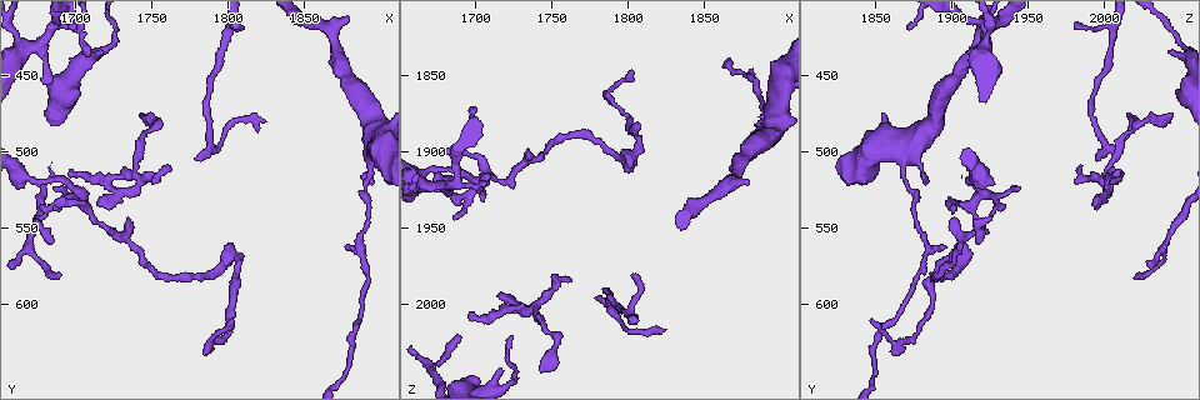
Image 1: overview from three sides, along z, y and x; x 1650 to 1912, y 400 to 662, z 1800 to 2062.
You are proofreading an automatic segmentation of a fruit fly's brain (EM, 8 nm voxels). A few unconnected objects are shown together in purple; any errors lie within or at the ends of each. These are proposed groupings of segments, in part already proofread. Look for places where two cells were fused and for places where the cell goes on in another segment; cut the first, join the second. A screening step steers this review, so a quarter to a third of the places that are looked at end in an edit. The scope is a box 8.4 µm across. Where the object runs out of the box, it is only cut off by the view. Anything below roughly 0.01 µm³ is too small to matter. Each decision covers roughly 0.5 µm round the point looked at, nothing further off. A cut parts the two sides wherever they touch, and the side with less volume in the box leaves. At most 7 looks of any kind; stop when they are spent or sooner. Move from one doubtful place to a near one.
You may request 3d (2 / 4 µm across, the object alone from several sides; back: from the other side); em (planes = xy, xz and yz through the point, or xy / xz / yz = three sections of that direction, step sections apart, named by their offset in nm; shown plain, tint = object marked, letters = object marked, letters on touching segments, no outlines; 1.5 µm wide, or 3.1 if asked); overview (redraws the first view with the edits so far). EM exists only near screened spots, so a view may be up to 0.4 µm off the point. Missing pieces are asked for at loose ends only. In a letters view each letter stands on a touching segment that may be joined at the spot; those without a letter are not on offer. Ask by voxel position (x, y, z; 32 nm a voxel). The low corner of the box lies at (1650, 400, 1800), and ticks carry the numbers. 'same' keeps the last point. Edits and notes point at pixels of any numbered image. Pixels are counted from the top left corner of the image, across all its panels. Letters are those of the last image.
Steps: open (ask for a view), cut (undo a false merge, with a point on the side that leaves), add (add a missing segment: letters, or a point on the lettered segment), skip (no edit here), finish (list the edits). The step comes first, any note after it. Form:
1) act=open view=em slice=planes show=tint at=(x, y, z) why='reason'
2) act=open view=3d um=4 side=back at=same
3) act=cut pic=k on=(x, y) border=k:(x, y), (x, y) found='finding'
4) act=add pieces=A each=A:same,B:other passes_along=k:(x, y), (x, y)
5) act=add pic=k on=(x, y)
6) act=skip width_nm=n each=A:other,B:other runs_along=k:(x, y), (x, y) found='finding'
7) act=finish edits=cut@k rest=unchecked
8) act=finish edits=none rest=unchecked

act=open view=3d um=4 at=(1740, 476, 2042) why='thin end'

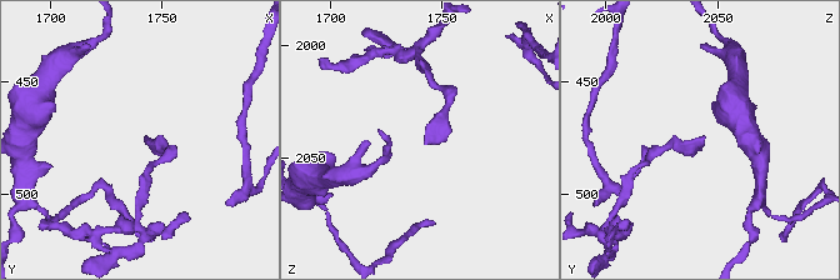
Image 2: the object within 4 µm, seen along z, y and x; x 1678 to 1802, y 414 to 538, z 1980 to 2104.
act=open view=em slice=yz step=8 show=tint at=(1742, 475, 2044) why='shape alone is not enough'

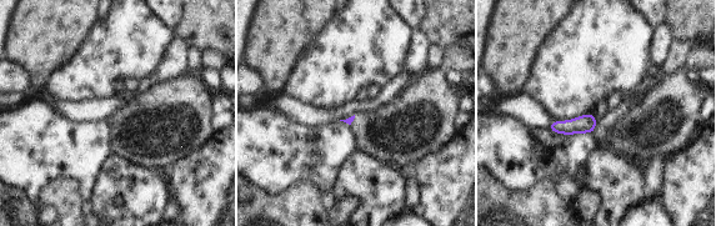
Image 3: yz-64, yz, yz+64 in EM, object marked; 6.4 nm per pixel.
act=open view=em slice=planes show=letters at=same

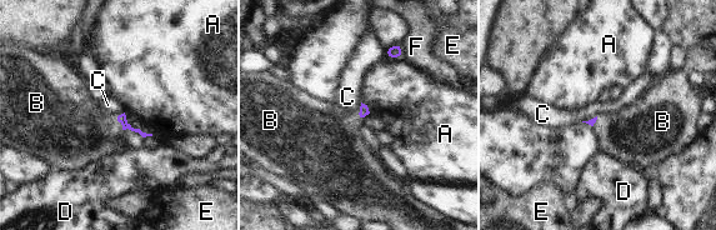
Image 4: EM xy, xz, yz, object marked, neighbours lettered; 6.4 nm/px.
act=add pieces=B each=A:other,B:same,C:other,D:other,E:other,F:other passes_along=4:(121, 118), (121, 124), (84, 134) found='the cell continues'

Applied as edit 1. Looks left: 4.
act=open view=overview

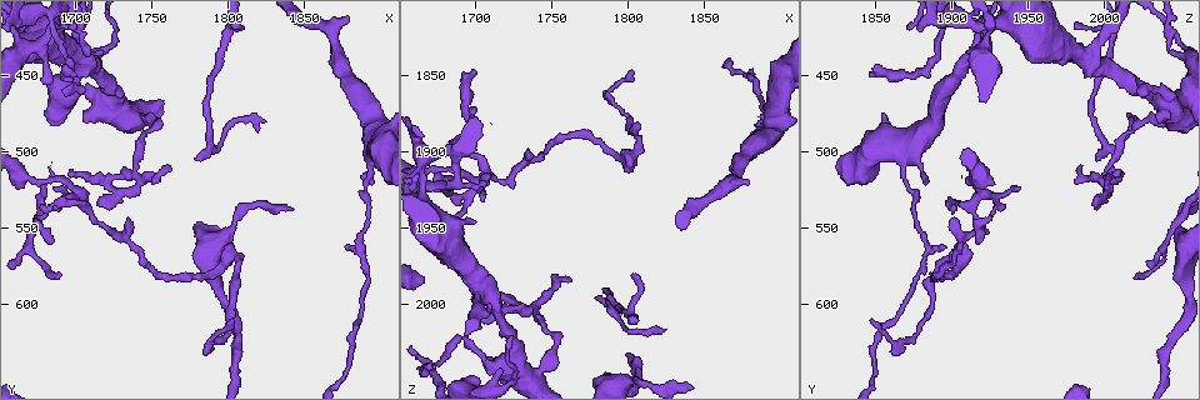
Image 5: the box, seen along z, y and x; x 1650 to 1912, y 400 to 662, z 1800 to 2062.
act=open view=em slice=planes show=plain at=(1696, 514, 2004) why='free end'

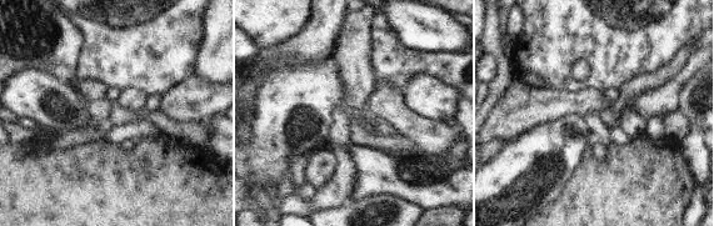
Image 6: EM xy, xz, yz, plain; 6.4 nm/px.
act=open view=em slice=planes show=letters at=same

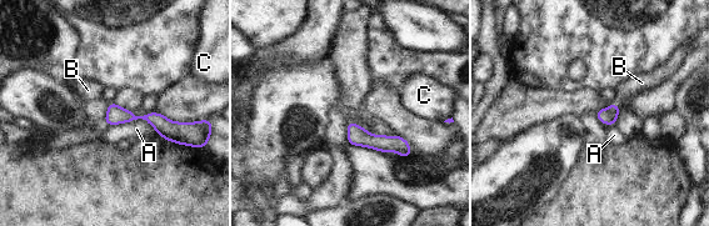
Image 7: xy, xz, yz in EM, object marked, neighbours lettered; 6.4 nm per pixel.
act=add pieces=B each=A:other,B:same,C:other passes_along=7:(608, 116), (617, 105), (642, 83) found='the cell continues'

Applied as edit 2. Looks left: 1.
act=open view=em slice=planes show=letters at=(1684, 524, 1944) why='an open end'

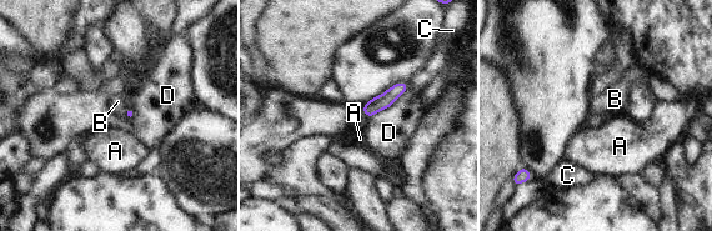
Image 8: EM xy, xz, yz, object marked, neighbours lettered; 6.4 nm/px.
act=add pieces=B each=A:other,B:same,C:other,D:other passes_along=8:(385, 100), (364, 113), (360, 119) found='the cell continues'

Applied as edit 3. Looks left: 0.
act=finish edits=add@4,add@7,add@8 rest=unchecked

